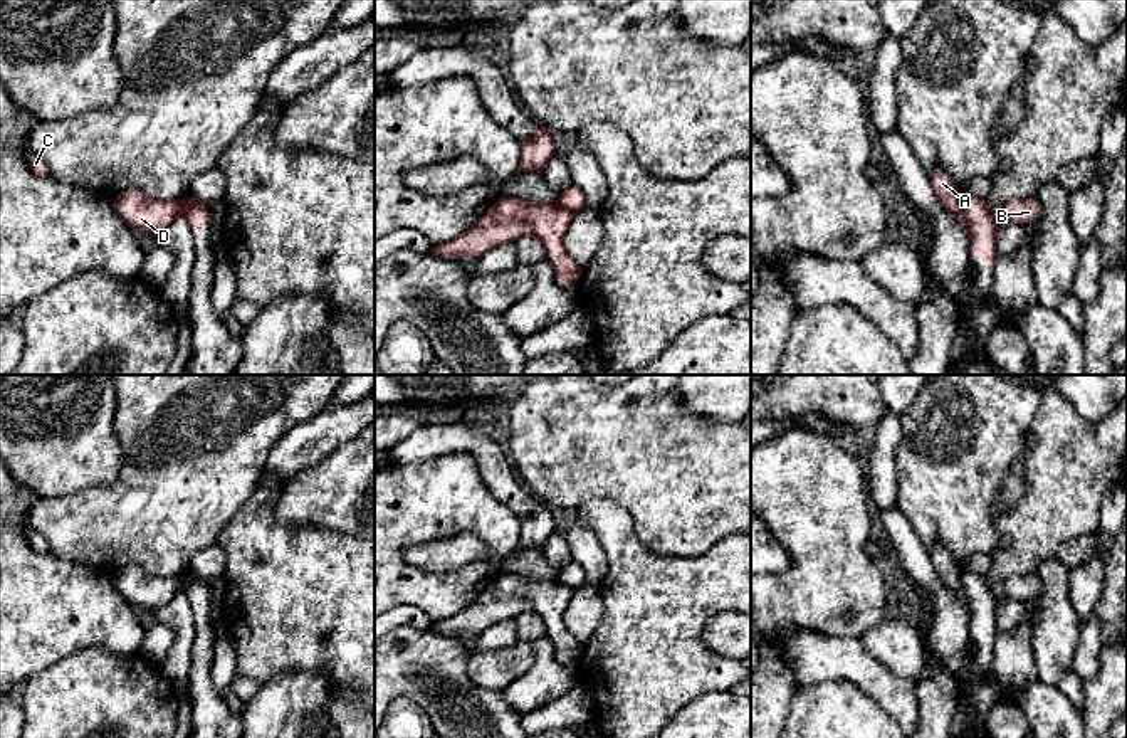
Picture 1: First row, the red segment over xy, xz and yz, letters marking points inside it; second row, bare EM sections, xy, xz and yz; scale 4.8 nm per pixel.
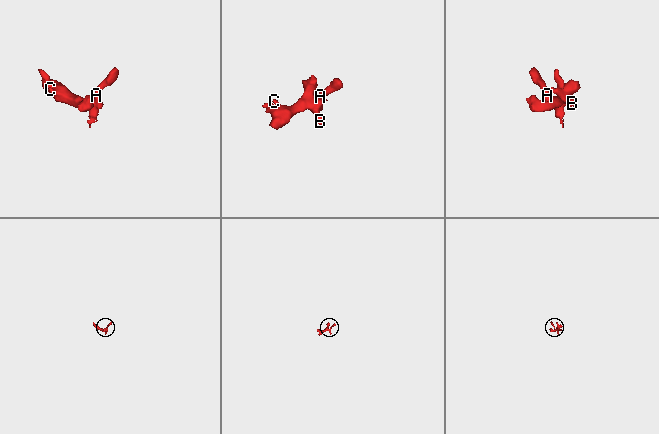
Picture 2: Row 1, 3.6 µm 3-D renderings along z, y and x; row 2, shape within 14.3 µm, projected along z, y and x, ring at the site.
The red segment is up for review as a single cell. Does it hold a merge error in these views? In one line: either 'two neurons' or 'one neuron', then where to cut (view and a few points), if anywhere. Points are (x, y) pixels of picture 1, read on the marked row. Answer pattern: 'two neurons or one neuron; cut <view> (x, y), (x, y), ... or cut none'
two neurons; cut yz (961, 195), (961, 212), (969, 227)

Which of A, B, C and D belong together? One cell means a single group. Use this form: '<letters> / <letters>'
A / B C D

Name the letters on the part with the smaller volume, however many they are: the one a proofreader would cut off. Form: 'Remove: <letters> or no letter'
Remove: A

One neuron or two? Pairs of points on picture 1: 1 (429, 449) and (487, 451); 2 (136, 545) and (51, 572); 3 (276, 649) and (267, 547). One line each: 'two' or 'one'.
1: one
2: two
3: one

